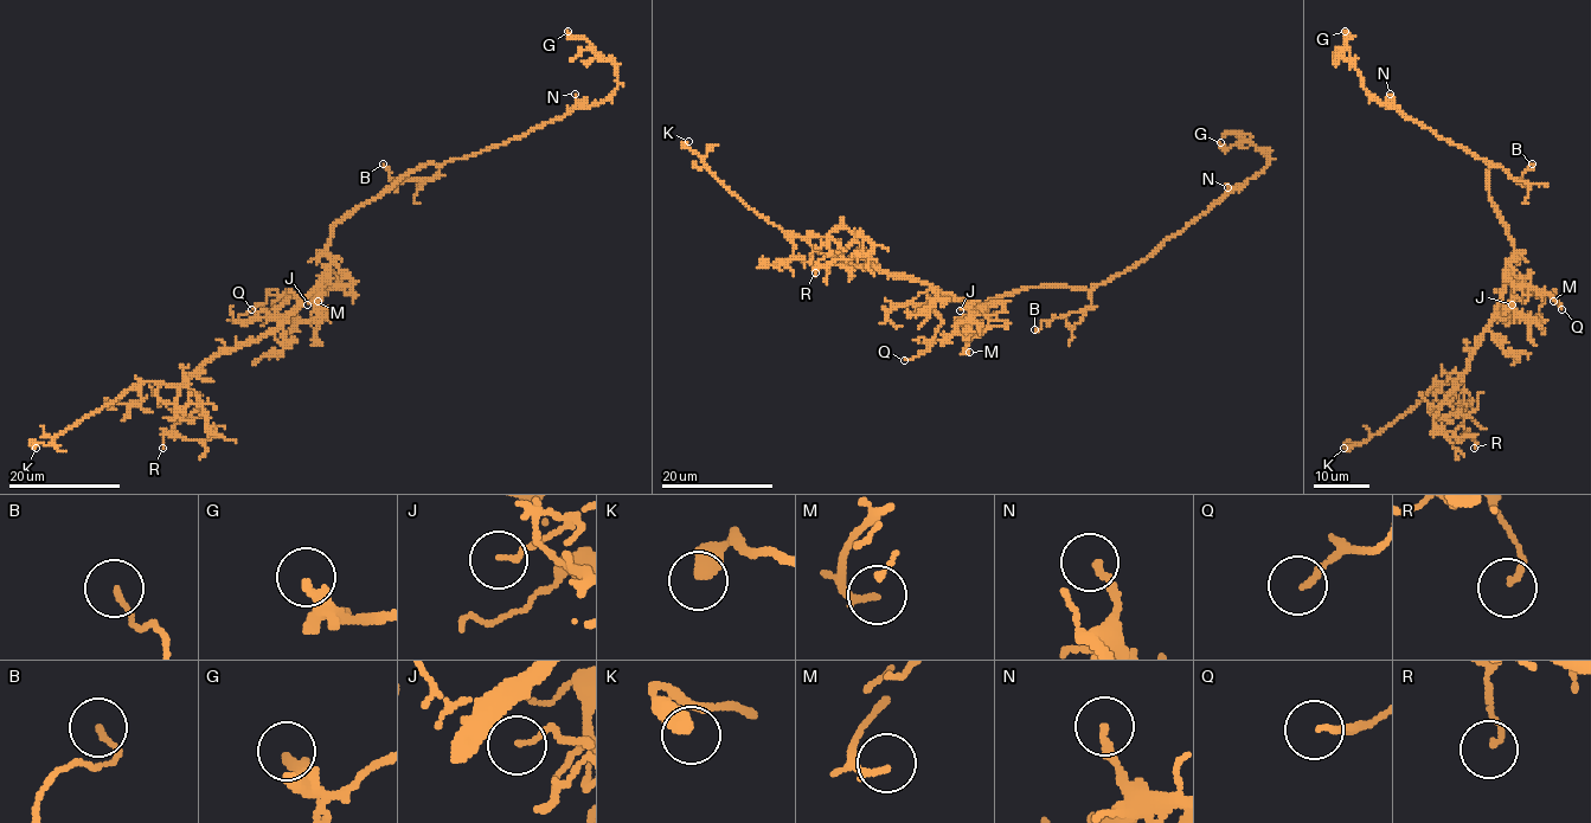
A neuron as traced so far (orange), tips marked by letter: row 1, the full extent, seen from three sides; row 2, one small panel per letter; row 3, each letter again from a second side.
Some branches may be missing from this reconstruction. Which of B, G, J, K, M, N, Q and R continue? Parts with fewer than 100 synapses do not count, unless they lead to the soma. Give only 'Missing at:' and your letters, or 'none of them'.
Missing at: K

